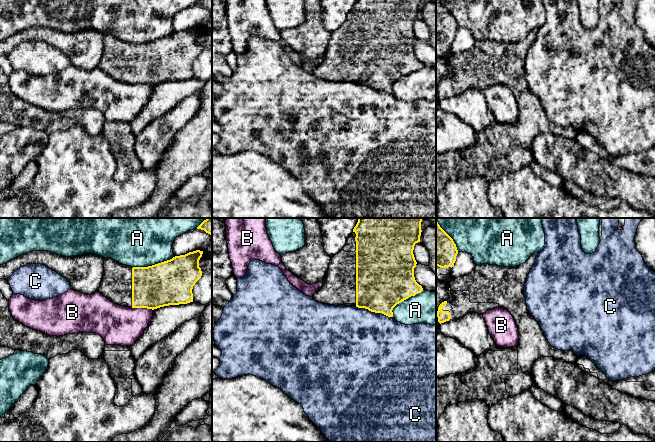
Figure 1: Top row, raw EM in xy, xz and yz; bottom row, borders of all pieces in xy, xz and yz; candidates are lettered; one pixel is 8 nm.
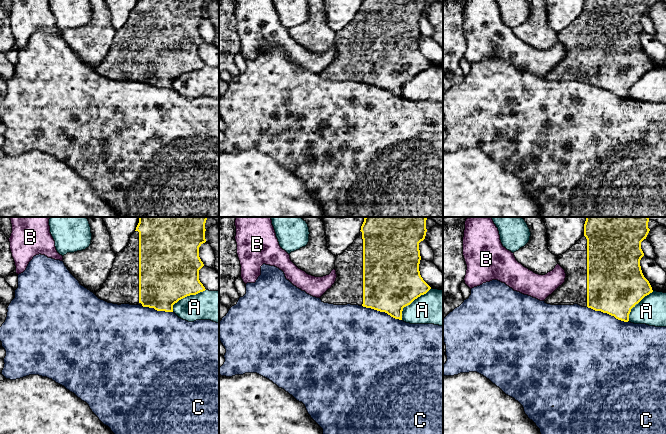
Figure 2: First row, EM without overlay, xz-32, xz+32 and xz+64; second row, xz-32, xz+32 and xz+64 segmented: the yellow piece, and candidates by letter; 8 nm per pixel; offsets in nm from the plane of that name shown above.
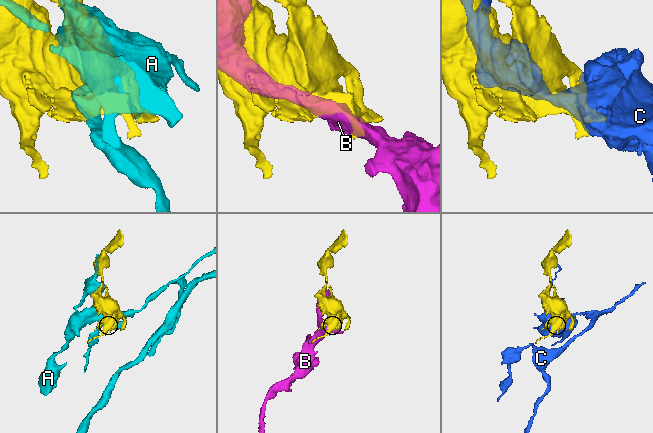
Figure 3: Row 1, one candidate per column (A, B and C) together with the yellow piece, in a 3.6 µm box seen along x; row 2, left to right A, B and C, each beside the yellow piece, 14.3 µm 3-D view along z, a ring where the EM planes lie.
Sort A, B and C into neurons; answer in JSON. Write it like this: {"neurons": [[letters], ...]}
{"neurons": [["A"], ["B"], ["C"]]}

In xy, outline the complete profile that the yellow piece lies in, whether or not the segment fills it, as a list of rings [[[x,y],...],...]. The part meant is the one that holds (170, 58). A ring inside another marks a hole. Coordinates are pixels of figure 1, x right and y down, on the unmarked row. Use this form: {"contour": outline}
{"contour": [[[196,26],[152,42],[133,44],[111,34],[105,34],[104,52],[98,68],[117,81],[127,79],[129,84],[154,86],[193,78],[193,62],[202,52],[199,43],[202,30],[203,27]]]}

